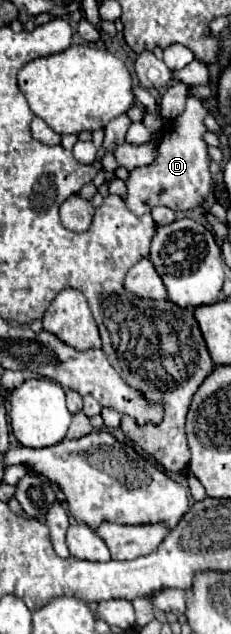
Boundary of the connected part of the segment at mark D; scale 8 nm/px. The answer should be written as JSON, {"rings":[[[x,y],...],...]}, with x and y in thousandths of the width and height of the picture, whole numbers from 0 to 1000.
{"rings":[[[835,151],[810,155],[801,174],[766,186],[749,186],[732,199],[697,205],[662,259],[558,271],[558,281],[541,284],[550,290],[541,322],[576,338],[636,338],[671,325],[723,325],[758,334],[818,334],[887,319],[922,293],[922,281],[905,271],[913,249],[896,240],[896,224],[879,221],[896,208],[879,189],[896,180],[905,177],[879,170],[870,158]]]}

